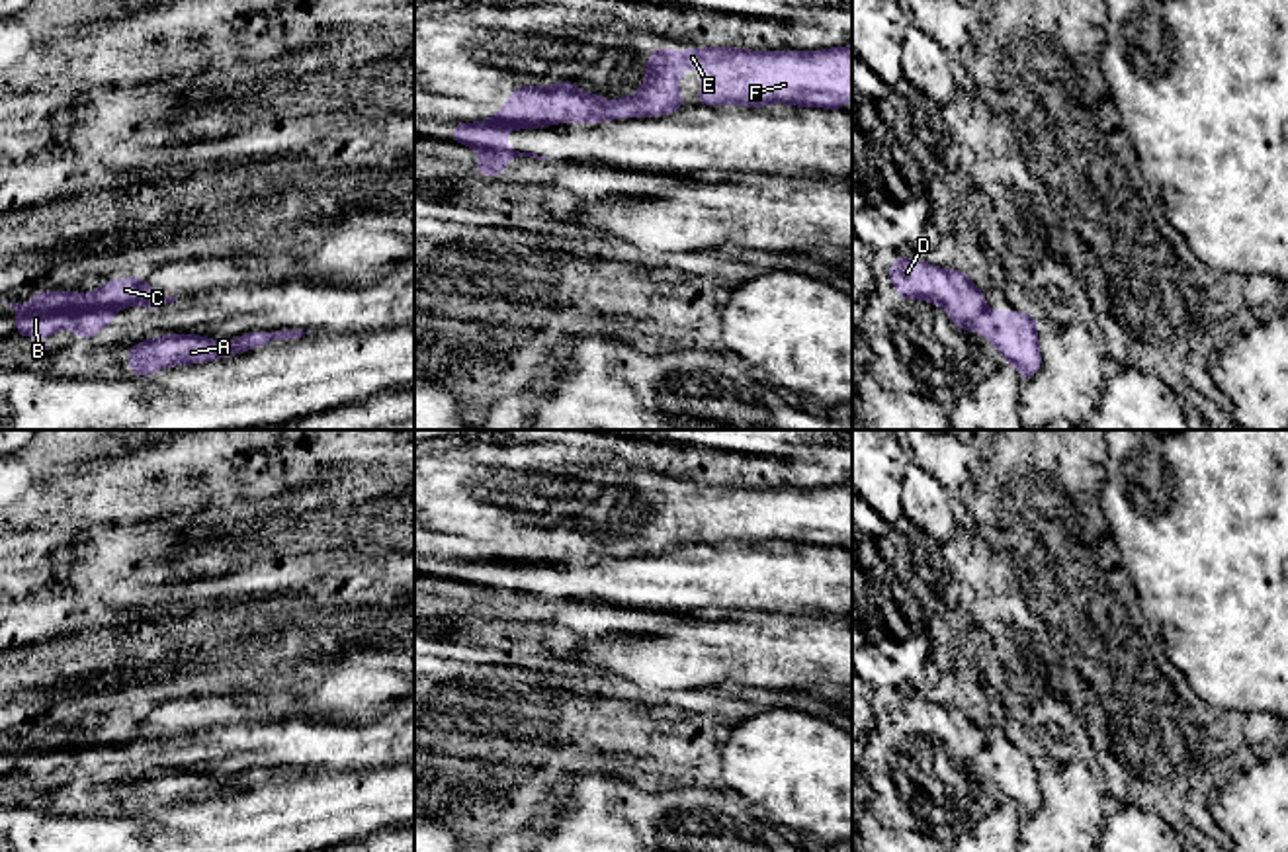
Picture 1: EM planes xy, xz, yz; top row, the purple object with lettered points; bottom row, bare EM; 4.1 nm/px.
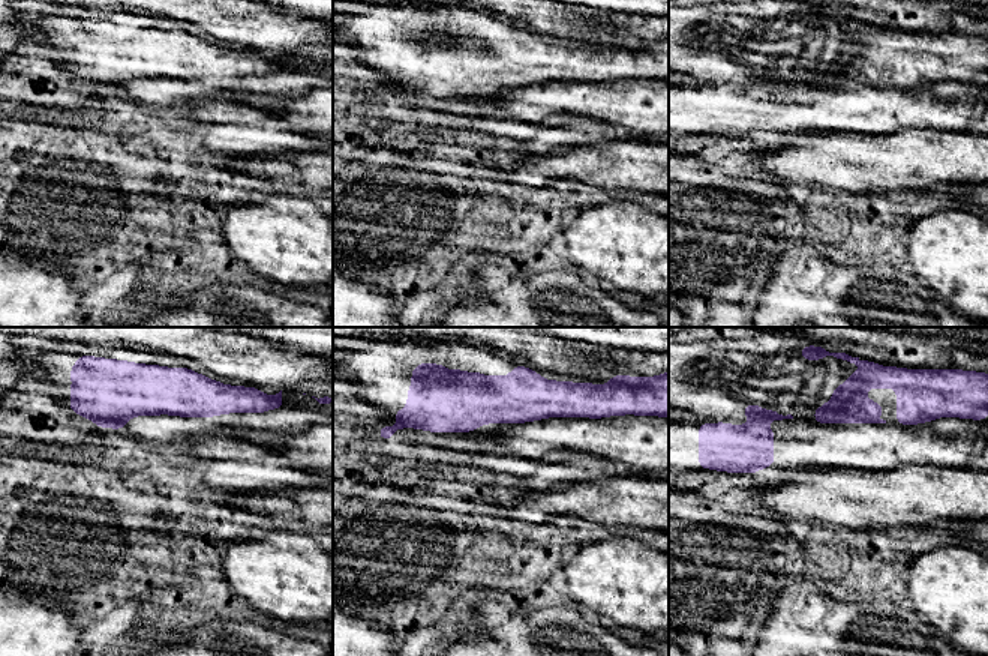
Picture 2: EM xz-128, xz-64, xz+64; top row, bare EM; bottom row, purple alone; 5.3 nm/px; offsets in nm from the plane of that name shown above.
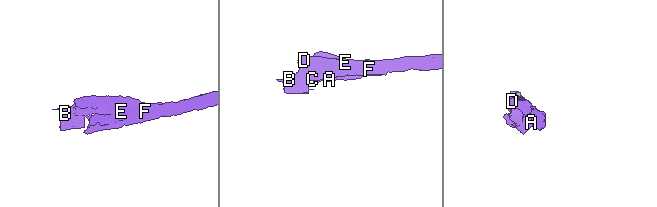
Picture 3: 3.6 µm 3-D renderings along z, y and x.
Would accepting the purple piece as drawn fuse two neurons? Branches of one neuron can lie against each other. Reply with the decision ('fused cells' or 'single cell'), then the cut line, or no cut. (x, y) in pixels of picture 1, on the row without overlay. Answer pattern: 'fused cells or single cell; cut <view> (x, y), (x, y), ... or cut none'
fused cells; cut xz (495, 553), (507, 559), (546, 563)

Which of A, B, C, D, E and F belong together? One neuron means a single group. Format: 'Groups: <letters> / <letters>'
Groups: A C D E F / B

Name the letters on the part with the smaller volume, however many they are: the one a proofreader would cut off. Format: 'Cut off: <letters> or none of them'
Cut off: B

